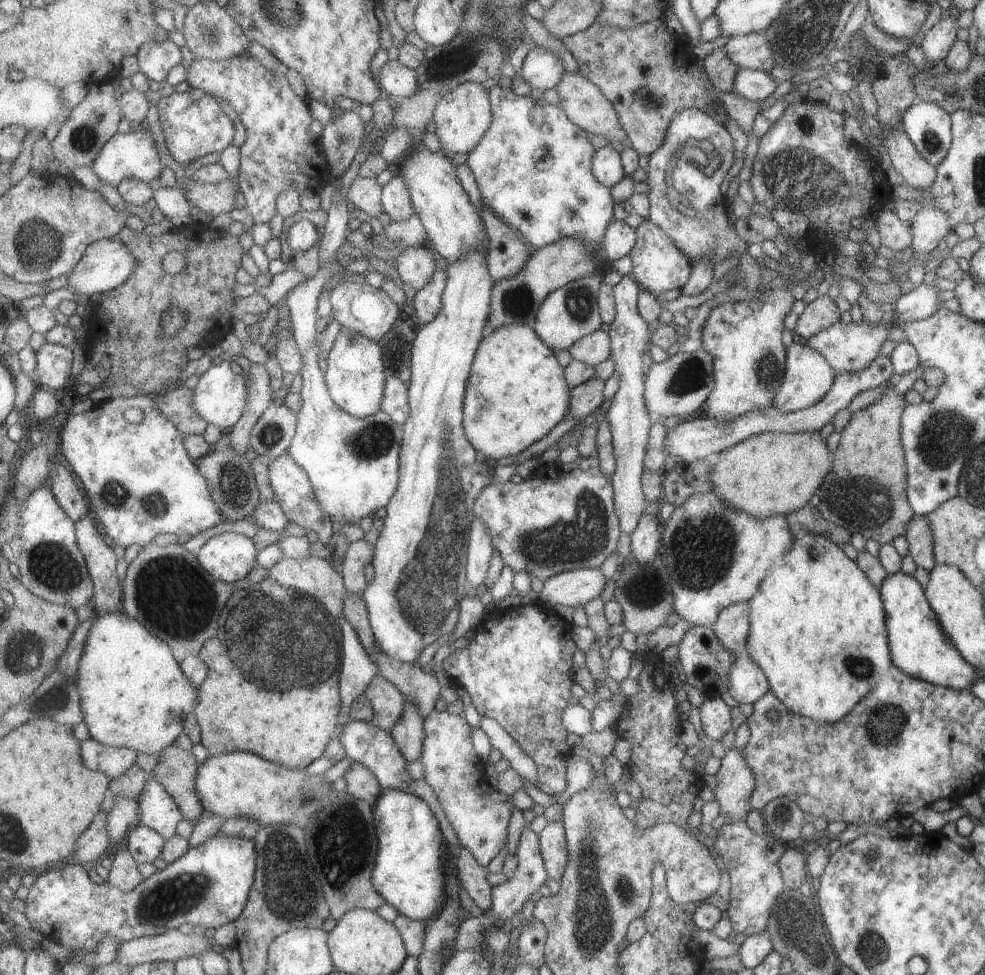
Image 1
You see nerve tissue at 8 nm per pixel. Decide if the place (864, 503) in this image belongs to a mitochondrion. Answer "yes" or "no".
yes

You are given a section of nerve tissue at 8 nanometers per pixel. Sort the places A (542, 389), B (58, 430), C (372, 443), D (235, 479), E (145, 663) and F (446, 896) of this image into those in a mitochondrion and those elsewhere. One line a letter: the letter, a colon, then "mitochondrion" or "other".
A: other
B: other
C: mitochondrion
D: mitochondrion
E: other
F: other

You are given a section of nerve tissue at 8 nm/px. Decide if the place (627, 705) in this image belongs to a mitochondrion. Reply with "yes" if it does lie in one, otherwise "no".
no

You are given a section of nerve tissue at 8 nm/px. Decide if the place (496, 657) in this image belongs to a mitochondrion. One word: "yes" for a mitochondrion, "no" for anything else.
no

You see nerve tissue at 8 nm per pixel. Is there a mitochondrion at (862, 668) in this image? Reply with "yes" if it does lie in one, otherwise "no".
yes

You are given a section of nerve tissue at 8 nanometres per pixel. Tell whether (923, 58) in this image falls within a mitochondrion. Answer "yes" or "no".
no

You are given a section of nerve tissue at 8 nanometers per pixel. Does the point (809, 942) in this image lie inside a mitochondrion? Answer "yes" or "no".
yes

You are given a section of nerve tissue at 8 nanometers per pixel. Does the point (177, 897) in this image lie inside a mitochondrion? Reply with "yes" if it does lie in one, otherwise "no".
yes

